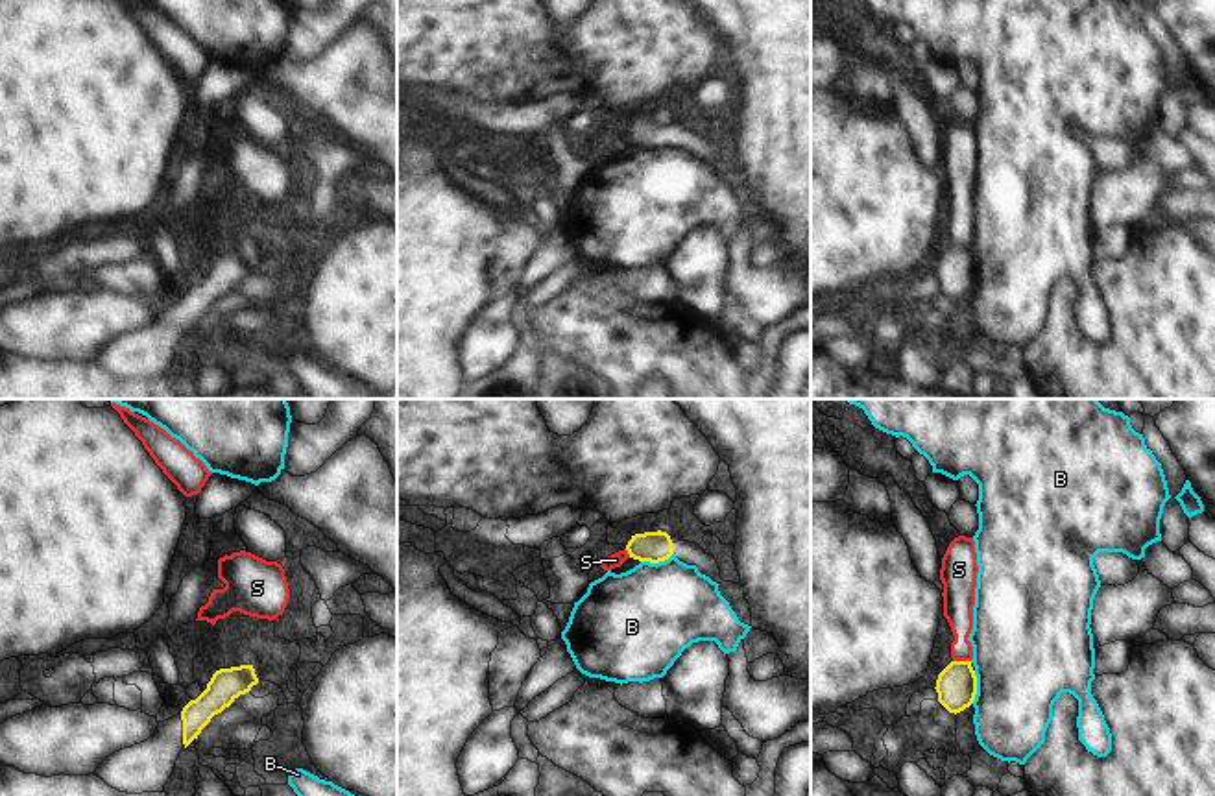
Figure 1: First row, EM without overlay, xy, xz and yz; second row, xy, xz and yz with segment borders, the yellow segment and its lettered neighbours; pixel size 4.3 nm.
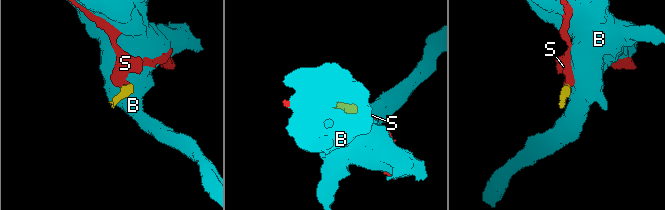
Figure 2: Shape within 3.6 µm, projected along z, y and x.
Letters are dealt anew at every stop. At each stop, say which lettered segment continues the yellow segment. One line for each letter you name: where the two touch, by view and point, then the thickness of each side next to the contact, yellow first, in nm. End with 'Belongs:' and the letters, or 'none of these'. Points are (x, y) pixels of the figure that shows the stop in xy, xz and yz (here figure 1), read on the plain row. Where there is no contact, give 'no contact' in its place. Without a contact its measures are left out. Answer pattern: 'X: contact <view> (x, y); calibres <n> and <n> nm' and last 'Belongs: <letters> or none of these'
Belongs: none of these

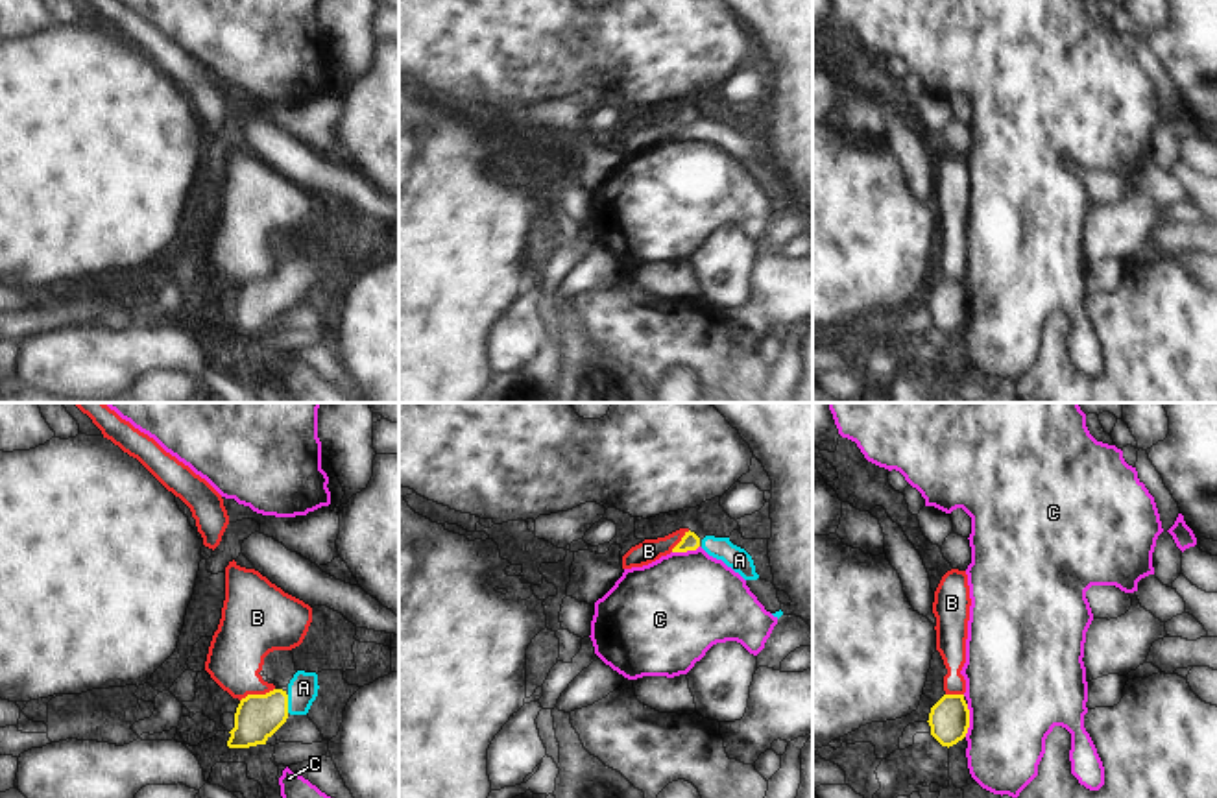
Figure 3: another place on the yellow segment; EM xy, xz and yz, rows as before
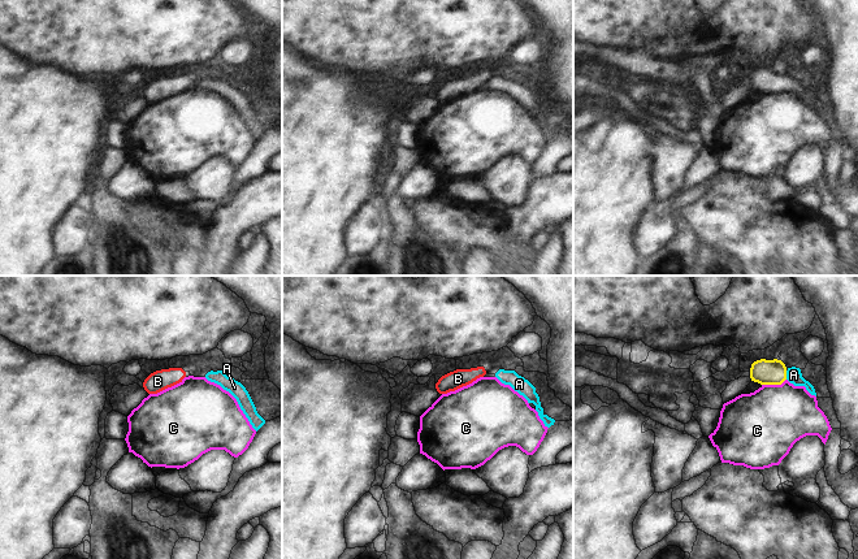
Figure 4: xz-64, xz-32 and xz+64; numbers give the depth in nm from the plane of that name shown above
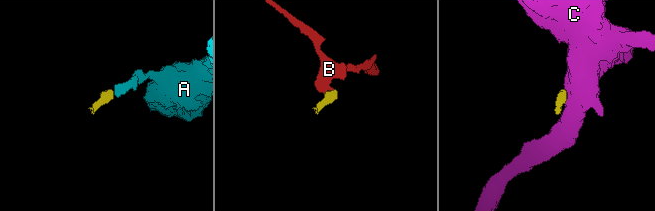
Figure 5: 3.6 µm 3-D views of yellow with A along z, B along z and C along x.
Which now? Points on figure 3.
A: contact xy (287, 290); calibres 200 and 130 nm
Belongs: A

